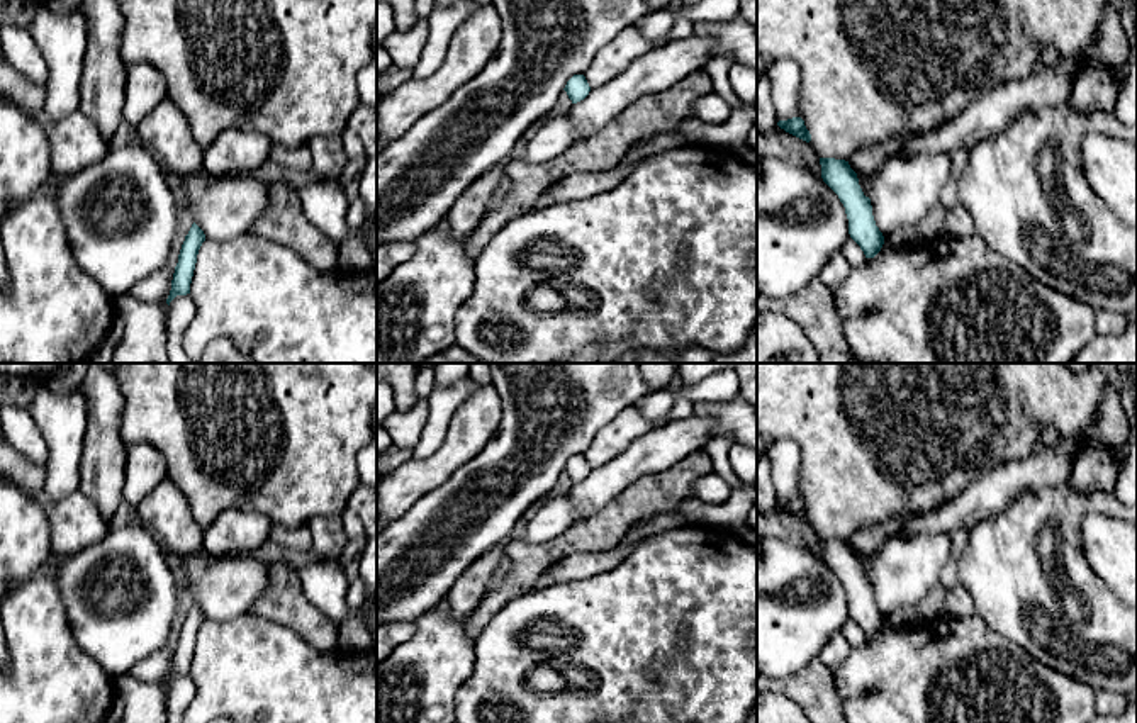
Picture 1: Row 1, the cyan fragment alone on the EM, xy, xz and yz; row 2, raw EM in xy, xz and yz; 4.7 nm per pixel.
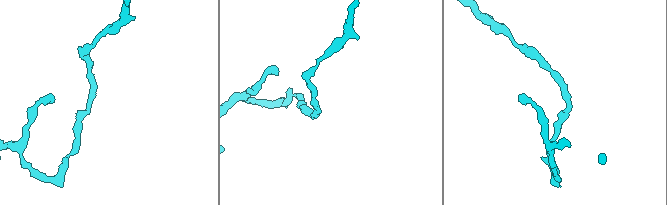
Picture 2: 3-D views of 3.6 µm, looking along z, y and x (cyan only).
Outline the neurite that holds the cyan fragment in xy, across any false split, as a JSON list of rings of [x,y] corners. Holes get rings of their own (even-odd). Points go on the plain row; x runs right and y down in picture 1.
[[[193,602],[188,614],[185,616],[185,621],[178,635],[178,643],[175,647],[171,660],[171,670],[166,679],[168,686],[176,675],[190,674],[190,664],[197,643],[197,635],[204,621],[205,621],[204,611]]]

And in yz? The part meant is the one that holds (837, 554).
[[[820,538],[823,562],[838,575],[849,599],[849,614],[860,626],[865,638],[874,638],[884,616],[876,606],[871,579],[864,575],[857,553],[849,541]]]

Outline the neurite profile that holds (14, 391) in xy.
[[[0,373],[0,407],[27,407],[41,387],[36,378]]]

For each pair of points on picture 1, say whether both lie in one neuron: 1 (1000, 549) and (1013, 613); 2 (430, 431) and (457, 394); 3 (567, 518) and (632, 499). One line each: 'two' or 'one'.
1: one
2: one
3: two

